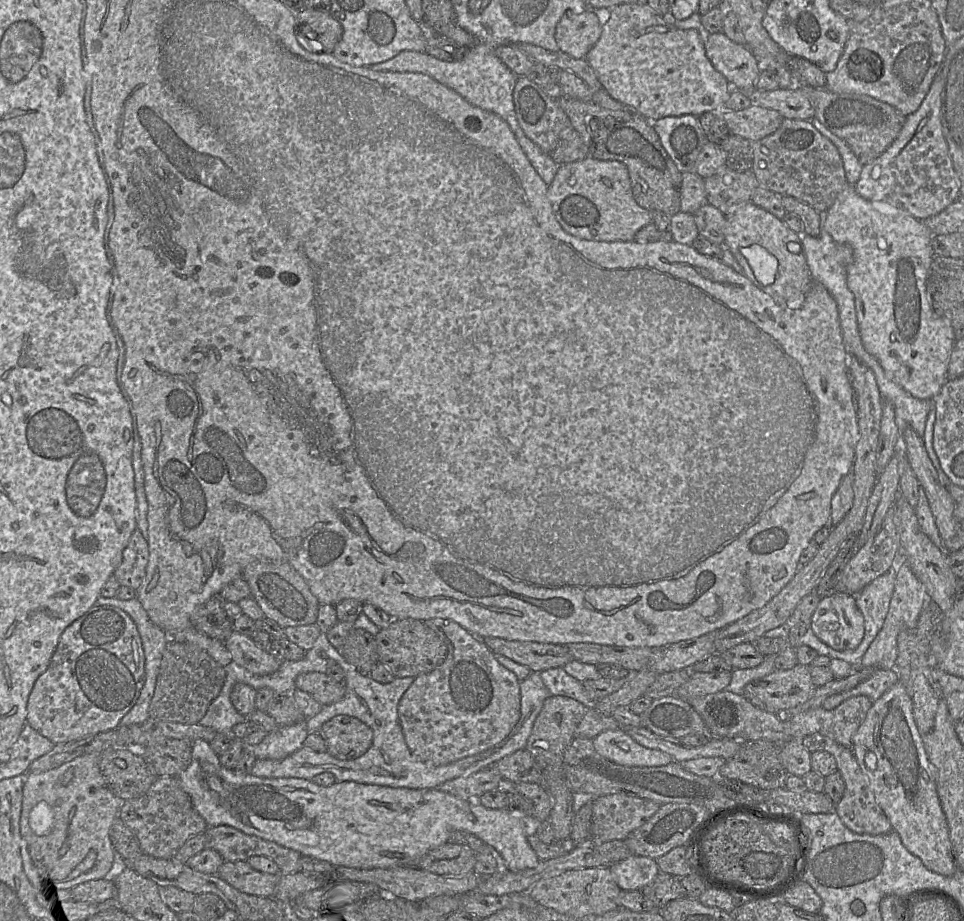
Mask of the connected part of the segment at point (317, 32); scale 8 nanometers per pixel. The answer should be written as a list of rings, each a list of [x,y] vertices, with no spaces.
[[[303,8],[295,13],[297,25],[304,24],[313,32],[313,38],[310,36],[309,40],[317,40],[321,45],[321,50],[312,48],[310,51],[331,53],[342,37],[341,24],[326,11]]]

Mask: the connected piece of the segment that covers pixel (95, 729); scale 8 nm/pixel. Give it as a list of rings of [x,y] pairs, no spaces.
[[[94,605],[62,633],[47,670],[36,680],[27,703],[26,722],[54,744],[79,740],[120,726],[145,683],[145,655],[132,618],[111,605]]]

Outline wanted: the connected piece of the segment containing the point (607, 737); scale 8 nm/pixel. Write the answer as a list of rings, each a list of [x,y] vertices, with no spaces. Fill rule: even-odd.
[[[624,727],[601,732],[593,744],[601,756],[621,765],[656,767],[674,761],[667,753],[637,743]]]

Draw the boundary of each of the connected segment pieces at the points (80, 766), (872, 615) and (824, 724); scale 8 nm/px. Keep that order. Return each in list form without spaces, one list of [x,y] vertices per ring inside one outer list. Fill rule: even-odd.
[[[99,754],[83,755],[57,768],[25,774],[20,817],[20,855],[23,871],[38,891],[74,893],[82,885],[99,879],[111,879],[115,850],[109,830],[119,817],[123,799],[112,793],[99,768]]]
[[[897,563],[855,596],[856,604],[864,617],[865,627],[864,637],[856,649],[834,650],[818,639],[810,626],[802,637],[802,644],[812,647],[821,656],[840,659],[852,666],[862,665],[863,655],[884,624],[895,586],[896,572]]]
[[[854,696],[833,710],[820,707],[788,717],[790,736],[793,740],[802,740],[812,734],[821,734],[846,748],[852,748],[852,737],[872,704],[866,696]]]

